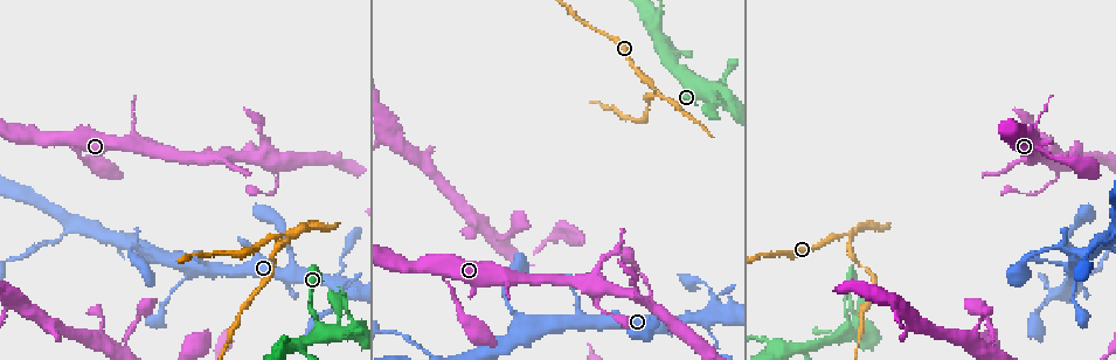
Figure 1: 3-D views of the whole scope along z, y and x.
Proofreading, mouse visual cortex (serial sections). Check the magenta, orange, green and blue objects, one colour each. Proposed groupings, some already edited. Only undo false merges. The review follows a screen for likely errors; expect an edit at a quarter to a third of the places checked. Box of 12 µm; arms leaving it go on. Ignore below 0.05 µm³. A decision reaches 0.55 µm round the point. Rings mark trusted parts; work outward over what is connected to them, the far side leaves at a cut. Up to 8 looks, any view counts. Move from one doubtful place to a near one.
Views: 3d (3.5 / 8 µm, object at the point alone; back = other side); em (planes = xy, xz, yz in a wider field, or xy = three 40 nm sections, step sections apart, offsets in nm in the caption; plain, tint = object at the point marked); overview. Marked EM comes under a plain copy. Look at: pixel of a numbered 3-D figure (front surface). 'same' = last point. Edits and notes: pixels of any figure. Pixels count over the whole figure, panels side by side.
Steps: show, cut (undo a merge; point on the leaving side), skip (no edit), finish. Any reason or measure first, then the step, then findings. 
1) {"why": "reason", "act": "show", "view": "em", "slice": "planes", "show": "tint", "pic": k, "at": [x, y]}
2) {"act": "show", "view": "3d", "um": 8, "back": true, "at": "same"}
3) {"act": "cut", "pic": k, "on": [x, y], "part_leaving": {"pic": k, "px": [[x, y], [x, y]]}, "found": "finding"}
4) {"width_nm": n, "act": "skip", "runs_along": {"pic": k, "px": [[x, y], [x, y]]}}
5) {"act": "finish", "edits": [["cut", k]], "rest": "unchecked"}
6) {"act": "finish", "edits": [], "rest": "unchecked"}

{"why": "sharp bend", "act": "show", "view": "3d", "um": 3.5, "pic": 1, "at": [660, 97]}

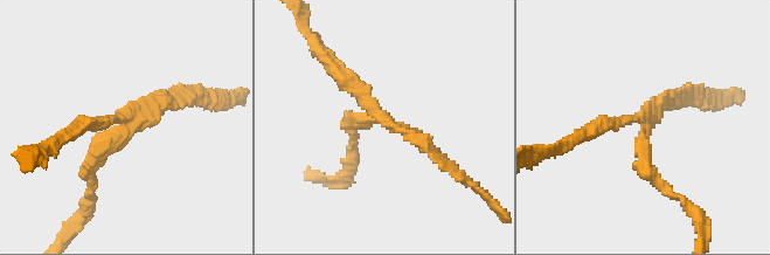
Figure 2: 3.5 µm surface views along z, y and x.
{"why": "shape alone is not enough", "act": "show", "view": "em", "slice": "xy", "step": 3, "show": "tint", "pic": 2, "at": [642, 118]}

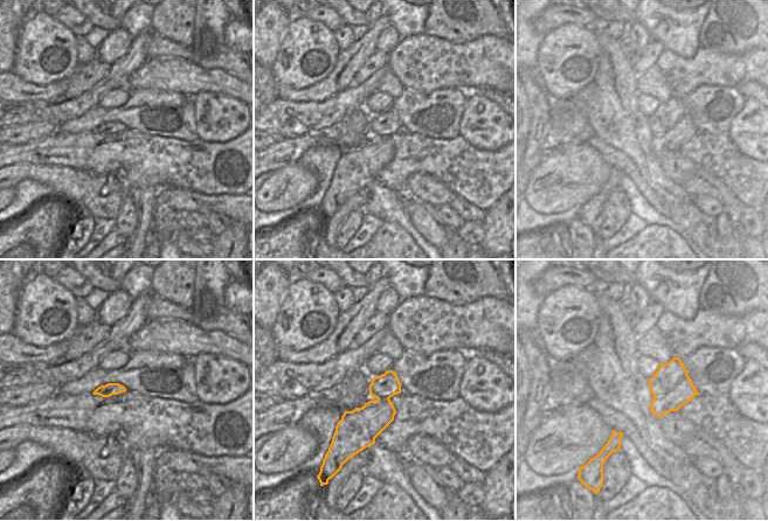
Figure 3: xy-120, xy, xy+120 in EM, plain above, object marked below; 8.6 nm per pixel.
{"act": "cut", "pic": 2, "on": [640, 154], "part_leaving": {"pic": 2, "px": [[645, 125], [645, 165], [693, 211]]}, "found": "a second cell is stuck on"}

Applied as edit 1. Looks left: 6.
{"why": "four arms meet", "act": "show", "view": "3d", "um": 8, "pic": 1, "at": [318, 329]}

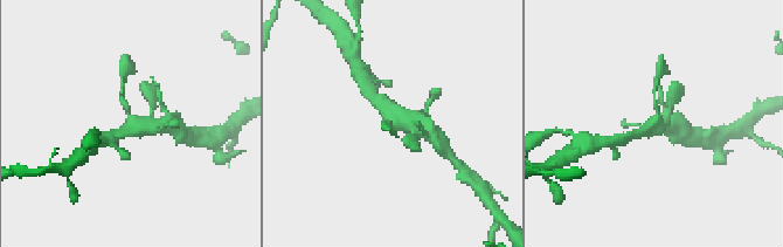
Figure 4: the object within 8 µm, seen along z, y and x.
{"arms": 4, "arm_widths_nm": [100, 250, 300, 400], "why": "shape alone is not enough", "act": "show", "view": "em", "slice": "xy", "step": 5, "show": "tint", "pic": 4, "at": [394, 120]}

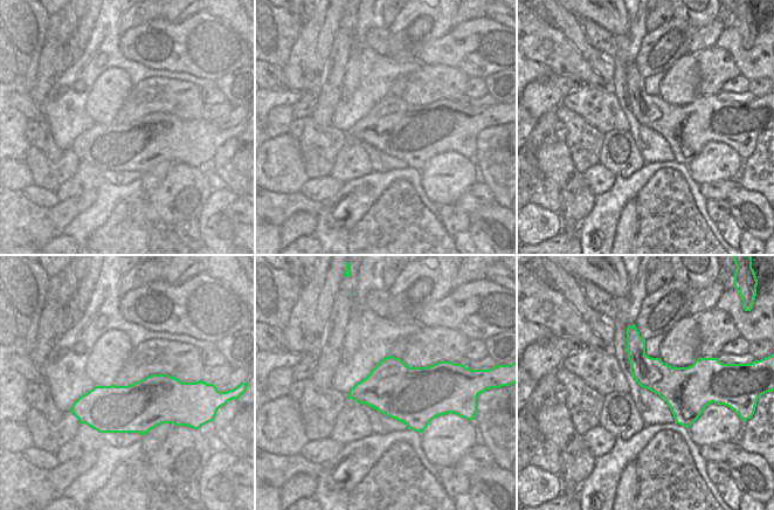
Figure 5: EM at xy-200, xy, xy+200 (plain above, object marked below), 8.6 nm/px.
{"width_nm": 500, "act": "skip", "runs_along": {"pic": 4, "px": [[655, 90], [658, 115], [632, 136]]}, "found": "one cell here"}

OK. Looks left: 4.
{"why": "side arm on a straight run", "act": "show", "view": "3d", "um": 3.5, "pic": 1, "at": [191, 266]}

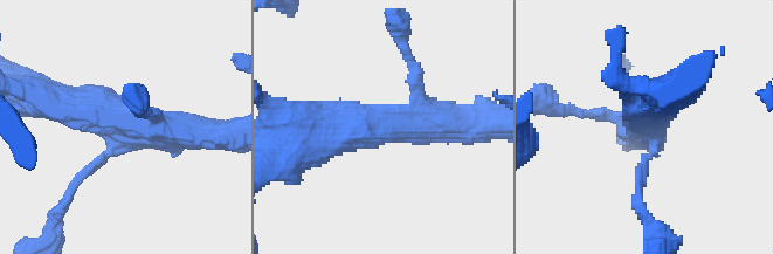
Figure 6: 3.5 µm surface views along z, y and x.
{"act": "show", "view": "em", "slice": "xy", "step": 2, "show": "tint", "pic": 6, "at": [127, 118]}

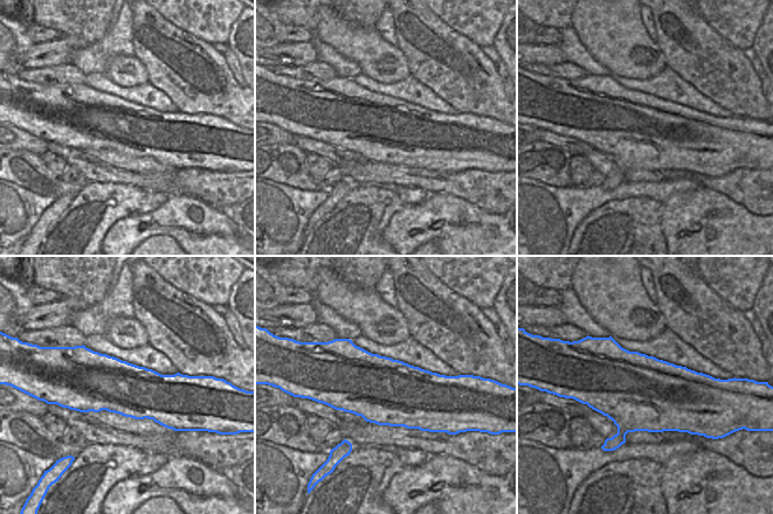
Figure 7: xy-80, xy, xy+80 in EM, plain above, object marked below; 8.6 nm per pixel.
{"act": "skip", "runs_along": {"pic": 6, "px": [[205, 132], [144, 125], [54, 101]]}, "found": "all the same cell"}

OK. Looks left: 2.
{"act": "finish", "edits": [["cut", 2]], "rest": "unchecked"}

